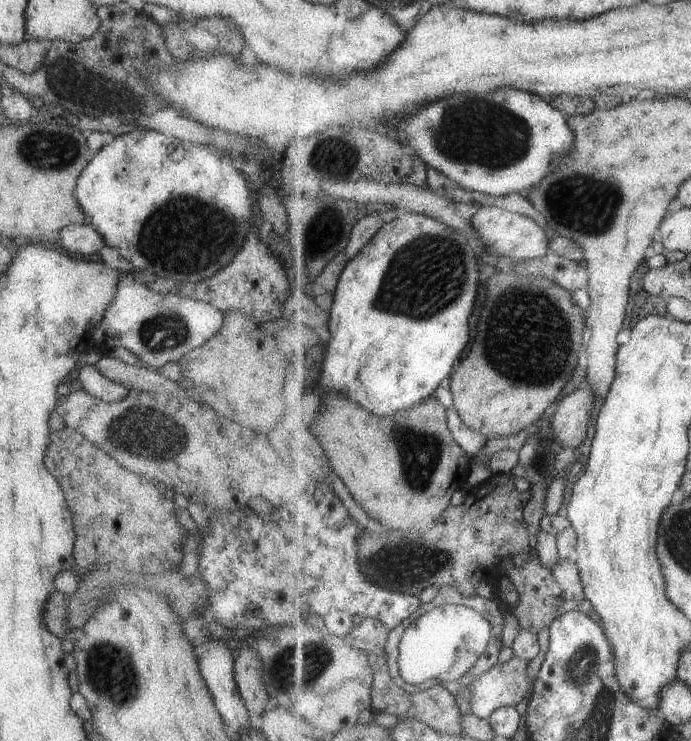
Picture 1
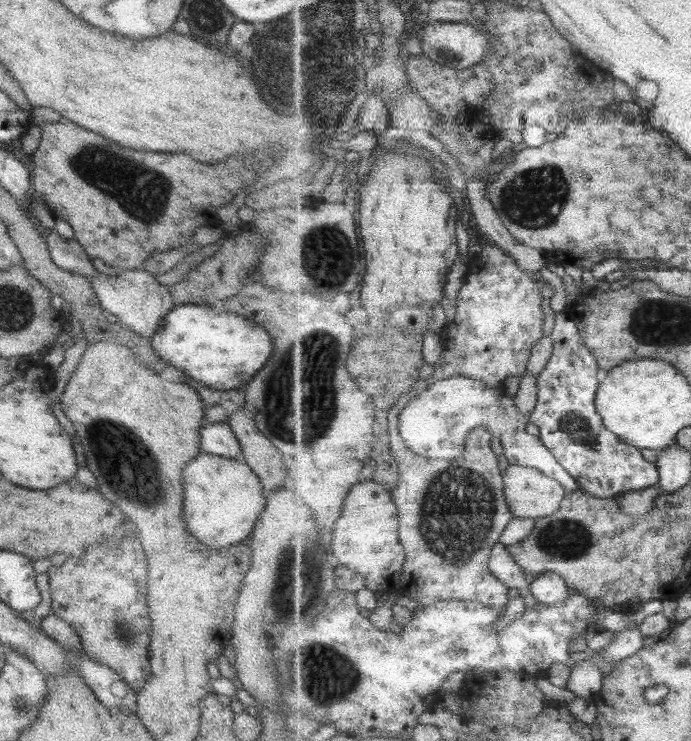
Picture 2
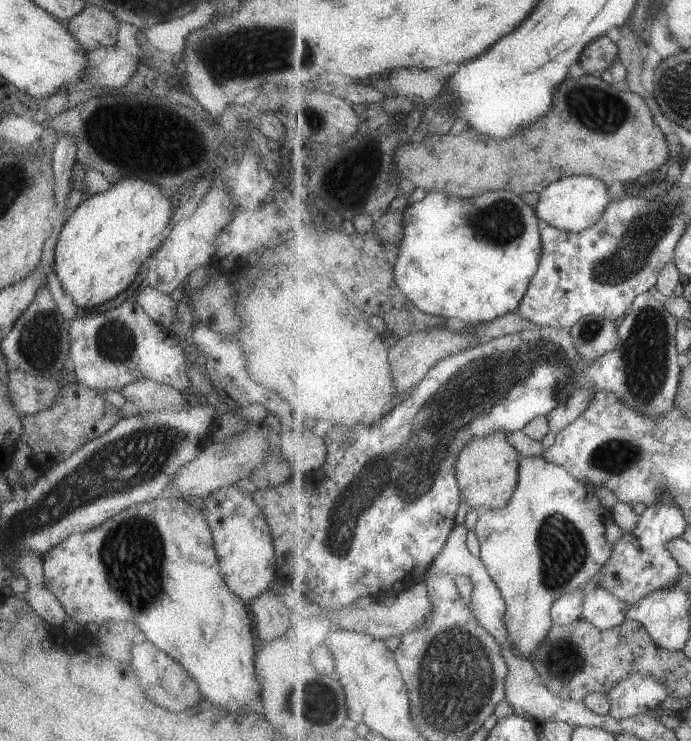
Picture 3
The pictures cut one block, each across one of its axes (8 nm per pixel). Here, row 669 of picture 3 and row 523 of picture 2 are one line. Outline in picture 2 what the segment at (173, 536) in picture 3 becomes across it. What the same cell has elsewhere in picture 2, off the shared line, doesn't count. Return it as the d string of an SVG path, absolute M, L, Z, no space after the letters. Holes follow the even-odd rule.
M197 453L183 470L183 522L189 534L213 550L239 545L251 534L257 516L265 507L259 478L244 462L207 453Z

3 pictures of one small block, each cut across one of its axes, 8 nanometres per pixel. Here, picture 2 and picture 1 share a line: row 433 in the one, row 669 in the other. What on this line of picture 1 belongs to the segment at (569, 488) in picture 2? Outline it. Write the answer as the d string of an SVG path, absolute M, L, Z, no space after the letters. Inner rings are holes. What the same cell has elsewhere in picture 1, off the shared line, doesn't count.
M445 605L439 606L434 608L432 611L427 612L423 616L420 616L407 630L404 632L404 635L401 637L401 644L400 644L400 668L401 668L401 676L410 683L411 685L418 685L425 681L432 681L434 677L437 681L442 680L456 680L459 679L462 675L468 677L470 673L473 671L473 666L476 664L479 657L487 650L488 644L490 642L490 635L492 634L492 626L491 622L487 620L486 616L483 616L480 612L473 610L469 607L464 607L461 605ZM513 657L505 664L497 663L487 674L474 677L472 714L488 719L502 706L517 706L529 691L531 660Z

